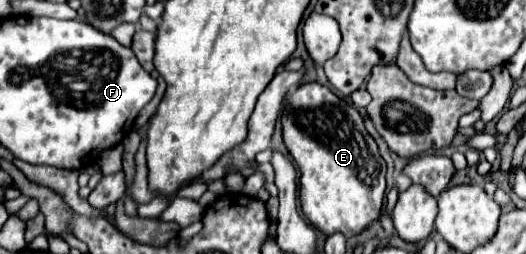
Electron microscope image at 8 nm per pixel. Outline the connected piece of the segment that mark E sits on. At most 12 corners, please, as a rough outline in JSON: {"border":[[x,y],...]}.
{"border":[[312,81],[286,95],[300,205],[326,235],[378,219],[386,163],[362,115]]}

